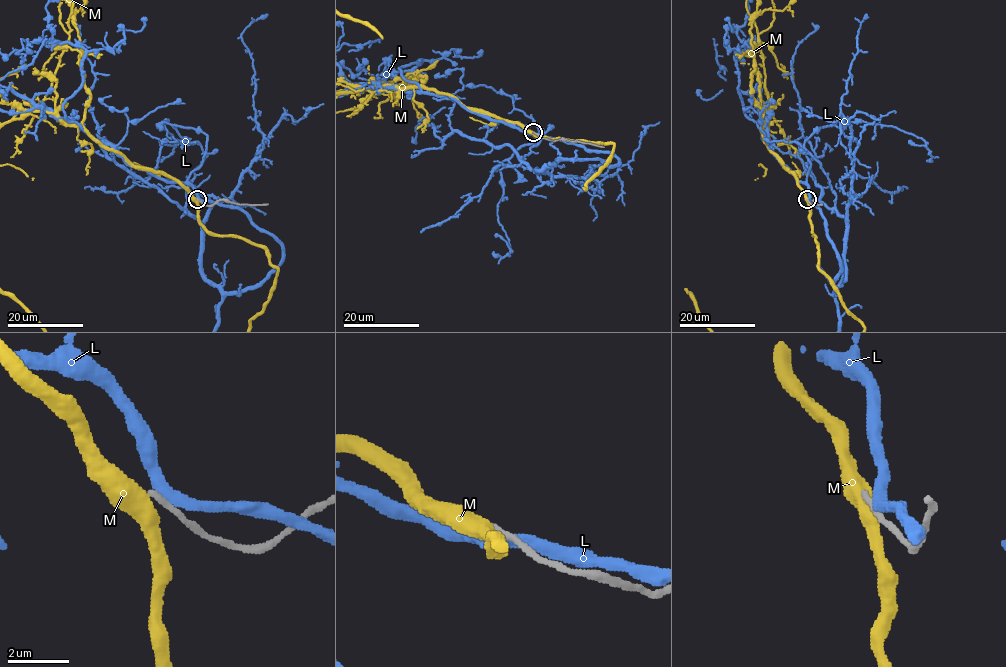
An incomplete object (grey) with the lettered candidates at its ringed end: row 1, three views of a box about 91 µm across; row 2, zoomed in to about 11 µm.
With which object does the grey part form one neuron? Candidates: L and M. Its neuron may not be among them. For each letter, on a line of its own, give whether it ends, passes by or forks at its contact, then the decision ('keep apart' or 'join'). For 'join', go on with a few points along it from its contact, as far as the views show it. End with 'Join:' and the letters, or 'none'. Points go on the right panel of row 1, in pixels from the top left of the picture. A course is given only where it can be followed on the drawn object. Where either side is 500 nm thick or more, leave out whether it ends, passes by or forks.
L: it passes by | keep apart
M: keep apart
Join: none

